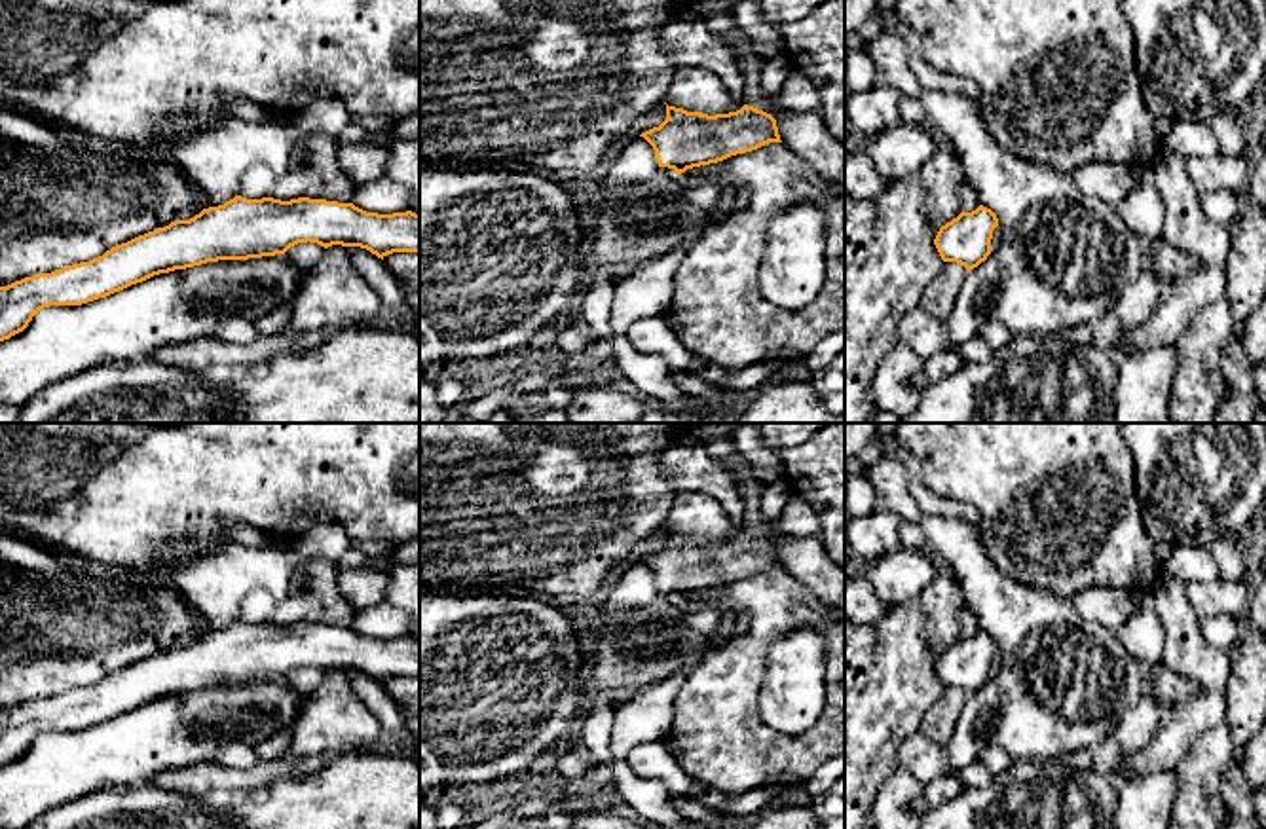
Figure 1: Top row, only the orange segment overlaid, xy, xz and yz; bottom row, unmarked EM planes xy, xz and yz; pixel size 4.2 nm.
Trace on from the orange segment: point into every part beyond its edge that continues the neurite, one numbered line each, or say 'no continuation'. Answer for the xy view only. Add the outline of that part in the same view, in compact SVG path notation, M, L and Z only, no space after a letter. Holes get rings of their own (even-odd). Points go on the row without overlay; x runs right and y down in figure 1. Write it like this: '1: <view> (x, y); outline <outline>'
no continuation

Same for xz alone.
no continuation

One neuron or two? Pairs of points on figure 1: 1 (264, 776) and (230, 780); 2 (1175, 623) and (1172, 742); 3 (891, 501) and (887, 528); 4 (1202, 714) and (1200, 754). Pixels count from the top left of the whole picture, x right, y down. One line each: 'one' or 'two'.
1: one
2: one
3: two
4: two

